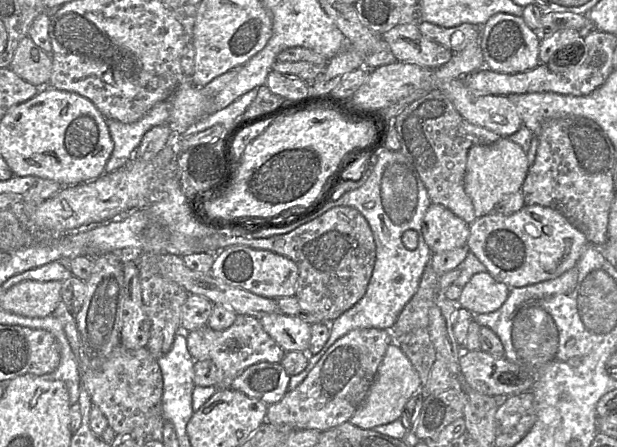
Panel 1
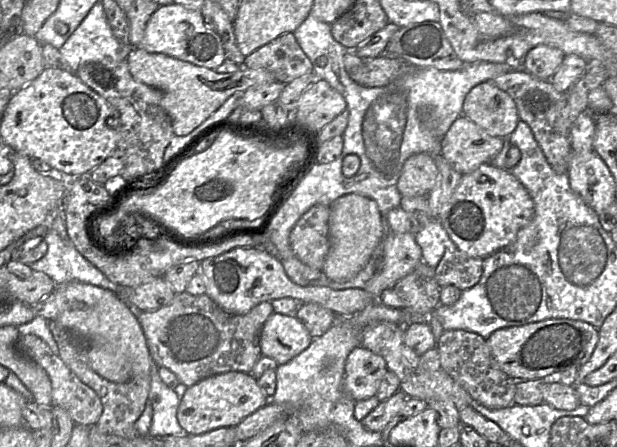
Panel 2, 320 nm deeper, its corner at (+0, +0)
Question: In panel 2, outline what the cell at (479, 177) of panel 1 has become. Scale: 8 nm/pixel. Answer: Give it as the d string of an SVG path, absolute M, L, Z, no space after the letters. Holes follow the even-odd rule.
M464 114L450 126L442 139L441 154L461 175L491 163L503 148L504 139L487 133Z

